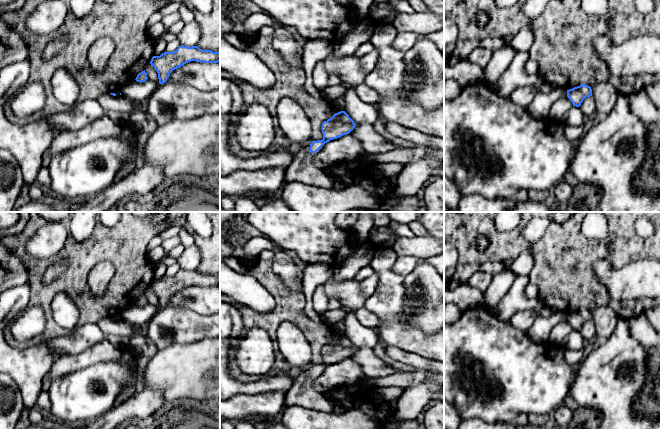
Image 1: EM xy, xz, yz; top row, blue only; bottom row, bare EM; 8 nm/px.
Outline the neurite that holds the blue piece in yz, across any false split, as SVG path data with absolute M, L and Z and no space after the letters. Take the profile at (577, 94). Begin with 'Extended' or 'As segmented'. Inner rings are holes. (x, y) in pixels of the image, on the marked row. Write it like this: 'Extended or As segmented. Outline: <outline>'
As segmented. Outline: M586 84L567 90L567 97L573 106L579 107L586 97L592 96L592 89Z

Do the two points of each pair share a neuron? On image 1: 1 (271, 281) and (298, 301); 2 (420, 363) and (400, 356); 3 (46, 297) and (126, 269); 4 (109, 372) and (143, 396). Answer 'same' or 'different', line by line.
1: same
2: same
3: same
4: different

